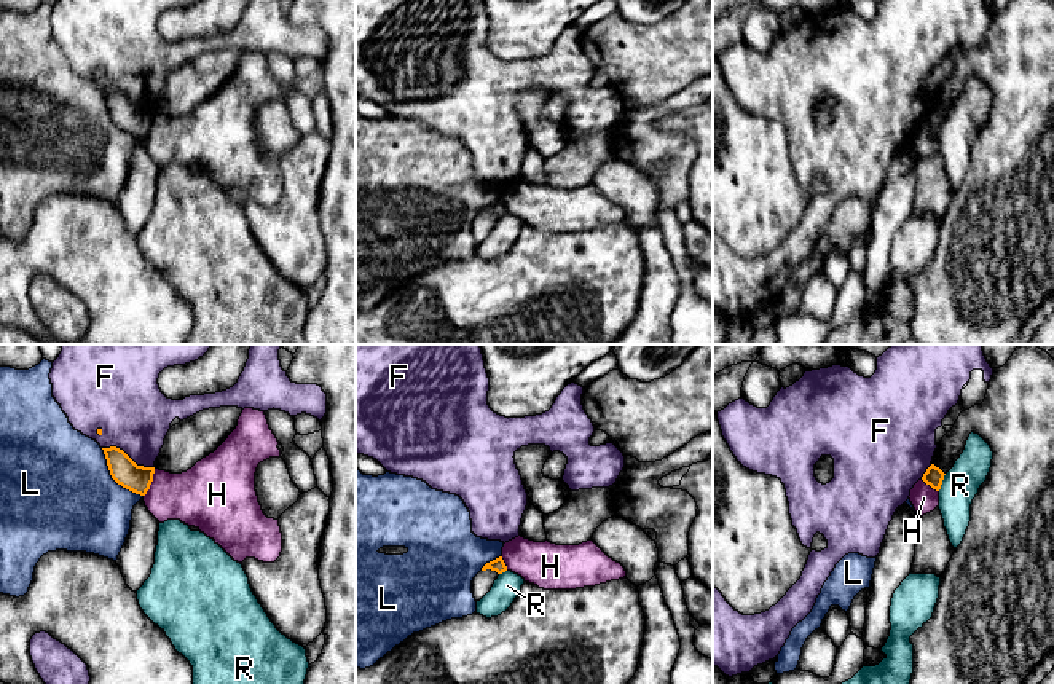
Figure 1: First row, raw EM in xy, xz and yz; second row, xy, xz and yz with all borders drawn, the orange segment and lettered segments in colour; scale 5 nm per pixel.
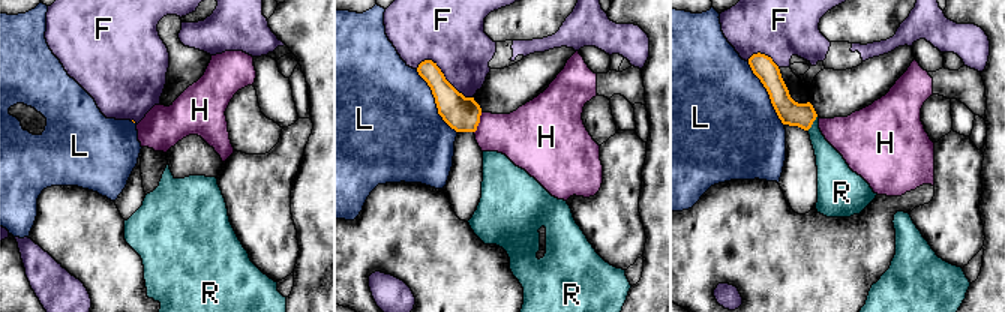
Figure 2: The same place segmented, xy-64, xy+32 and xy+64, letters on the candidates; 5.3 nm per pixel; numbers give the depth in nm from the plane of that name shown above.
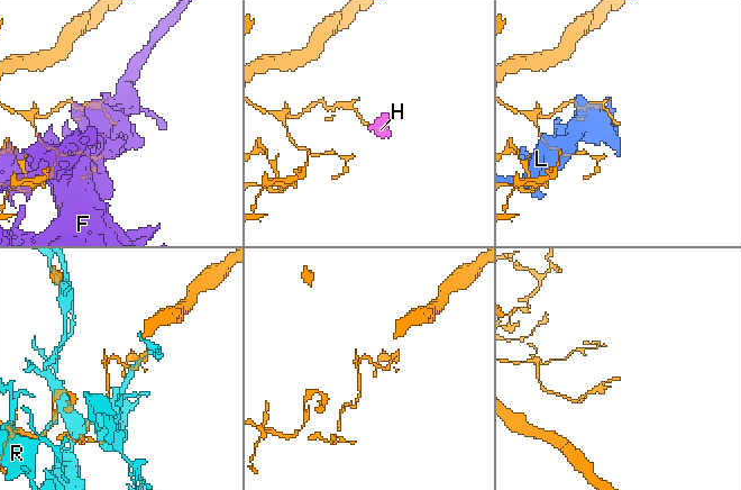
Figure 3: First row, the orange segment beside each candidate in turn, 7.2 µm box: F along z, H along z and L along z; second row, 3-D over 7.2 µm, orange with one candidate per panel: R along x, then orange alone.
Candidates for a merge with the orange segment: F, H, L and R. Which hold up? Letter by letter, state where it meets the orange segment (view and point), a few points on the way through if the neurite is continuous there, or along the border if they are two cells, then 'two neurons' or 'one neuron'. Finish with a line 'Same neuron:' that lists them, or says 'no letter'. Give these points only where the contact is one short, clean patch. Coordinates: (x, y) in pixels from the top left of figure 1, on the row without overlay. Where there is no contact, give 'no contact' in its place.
F: contact xy (126, 98); two neurons
H: contact xy (150, 126); border xy (155, 112), (150, 131), (144, 139); two neurons
L: contact xy (114, 121); two neurons
R: contact yz (941, 125); two neurons
Same neuron: no letter

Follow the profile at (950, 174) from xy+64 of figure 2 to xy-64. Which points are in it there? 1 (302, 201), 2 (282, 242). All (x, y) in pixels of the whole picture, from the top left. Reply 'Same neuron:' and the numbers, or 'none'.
Same neuron: 2

